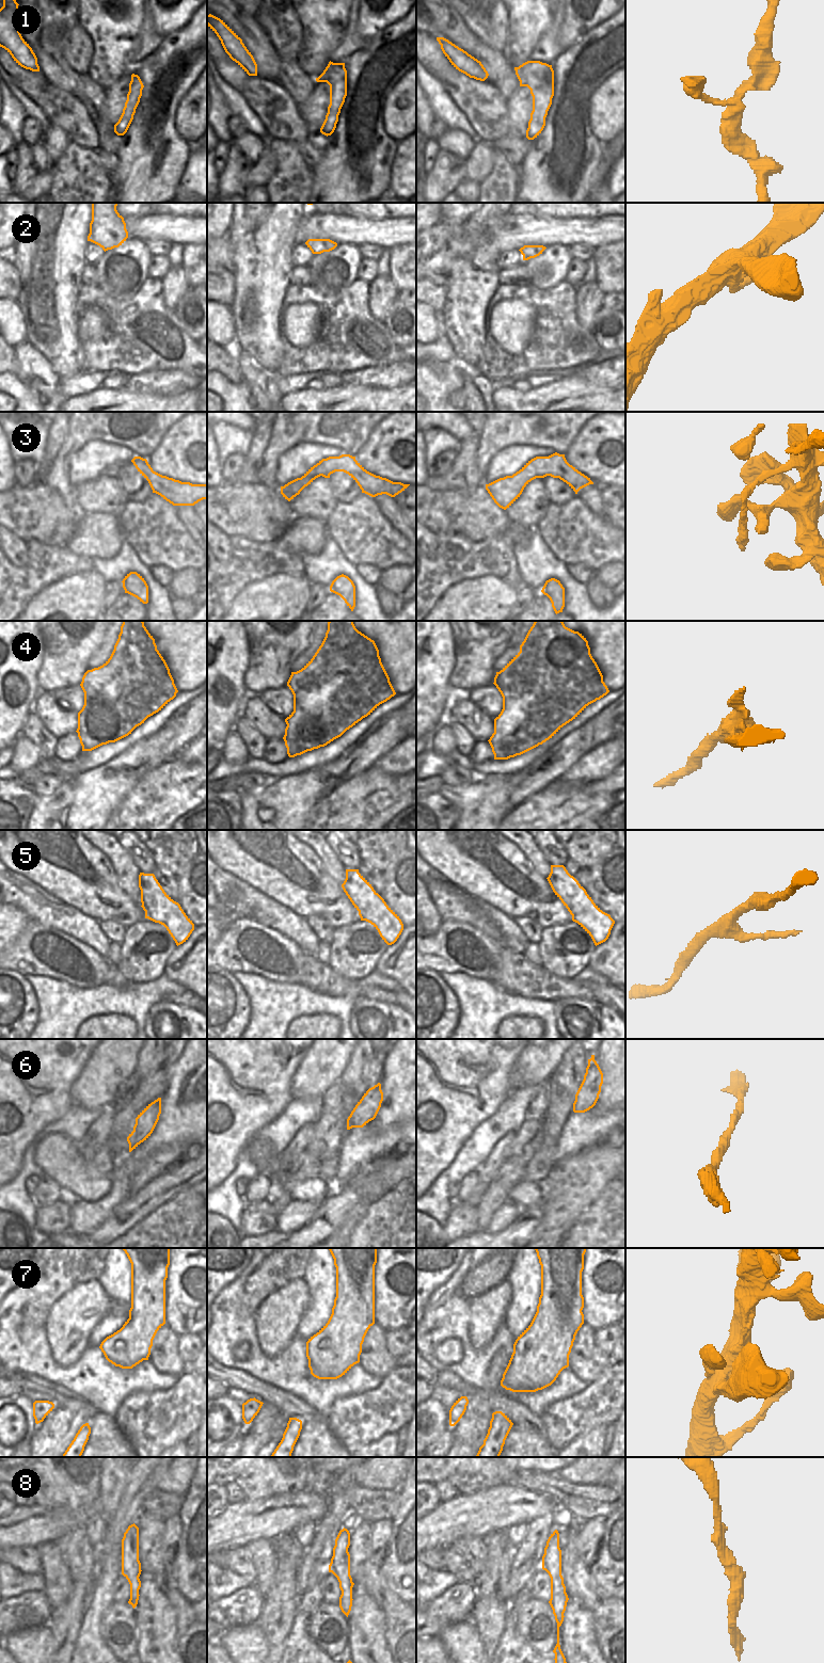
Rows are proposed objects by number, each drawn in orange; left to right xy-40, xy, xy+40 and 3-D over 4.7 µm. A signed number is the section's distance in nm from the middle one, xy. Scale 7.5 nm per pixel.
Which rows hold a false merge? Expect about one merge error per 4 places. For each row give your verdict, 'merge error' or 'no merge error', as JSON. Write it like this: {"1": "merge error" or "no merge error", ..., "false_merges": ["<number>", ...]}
{"1": "no merge error", "2": "no merge error", "3": "no merge error", "4": "merge error", "5": "no merge error", "6": "no merge error", "7": "no merge error", "8": "no merge error", "false_merges": ["4"]}

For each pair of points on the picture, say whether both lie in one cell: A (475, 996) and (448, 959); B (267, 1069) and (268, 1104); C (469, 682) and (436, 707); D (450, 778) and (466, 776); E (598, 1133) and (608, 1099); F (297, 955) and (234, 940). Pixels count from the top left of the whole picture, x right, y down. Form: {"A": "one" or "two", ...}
{"A": "two", "B": "one", "C": "two", "D": "one", "E": "two", "F": "one"}

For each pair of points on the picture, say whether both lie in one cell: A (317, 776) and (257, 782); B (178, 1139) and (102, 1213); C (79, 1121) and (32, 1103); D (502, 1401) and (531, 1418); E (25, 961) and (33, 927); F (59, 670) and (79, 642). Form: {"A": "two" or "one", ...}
{"A": "two", "B": "one", "C": "two", "D": "one", "E": "one", "F": "one"}

